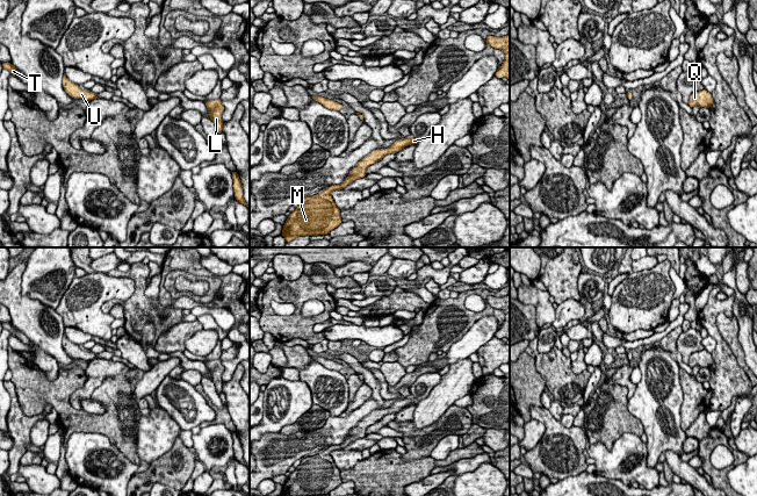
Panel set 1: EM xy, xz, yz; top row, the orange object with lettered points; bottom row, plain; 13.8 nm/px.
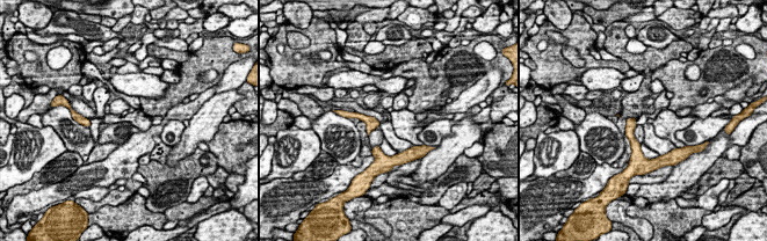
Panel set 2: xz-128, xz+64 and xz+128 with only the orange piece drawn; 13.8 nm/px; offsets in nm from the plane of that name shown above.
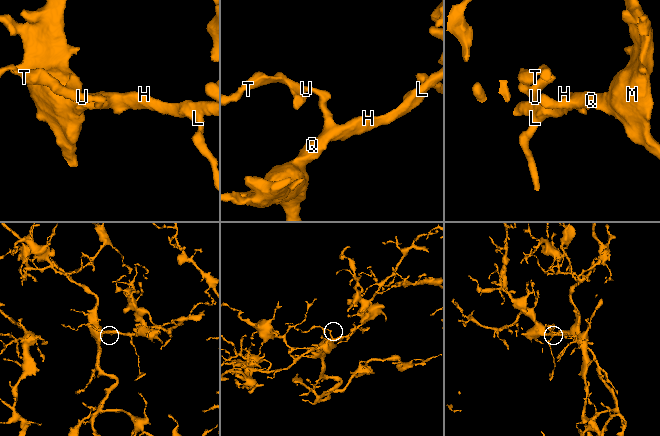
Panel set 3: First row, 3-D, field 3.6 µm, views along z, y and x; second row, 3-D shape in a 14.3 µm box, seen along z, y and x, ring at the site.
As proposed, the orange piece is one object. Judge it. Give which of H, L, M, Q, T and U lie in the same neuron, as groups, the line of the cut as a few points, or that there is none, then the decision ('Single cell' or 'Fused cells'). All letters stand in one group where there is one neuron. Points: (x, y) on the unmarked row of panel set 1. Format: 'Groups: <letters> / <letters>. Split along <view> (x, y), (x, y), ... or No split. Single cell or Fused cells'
Groups: H L M Q T U. No split. Single cell

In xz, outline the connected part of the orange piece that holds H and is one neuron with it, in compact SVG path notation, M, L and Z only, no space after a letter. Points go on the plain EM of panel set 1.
M404 397L396 401L390 408L377 409L368 414L349 432L348 437L340 445L329 446L316 455L308 455L302 459L296 469L288 476L283 484L282 496L318 496L329 495L343 481L340 469L336 466L331 452L340 451L356 439L366 437L366 430L380 422L389 414L397 414L410 404L418 404L413 397Z

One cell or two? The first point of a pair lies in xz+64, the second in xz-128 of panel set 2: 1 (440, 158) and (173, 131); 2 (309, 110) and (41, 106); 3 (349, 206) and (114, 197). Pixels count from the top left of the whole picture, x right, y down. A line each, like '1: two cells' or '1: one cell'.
1: two cells
2: one cell
3: one cell

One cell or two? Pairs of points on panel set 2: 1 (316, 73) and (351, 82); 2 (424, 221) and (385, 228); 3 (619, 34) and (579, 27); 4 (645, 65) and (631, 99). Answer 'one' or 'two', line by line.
1: two
2: two
3: two
4: one

